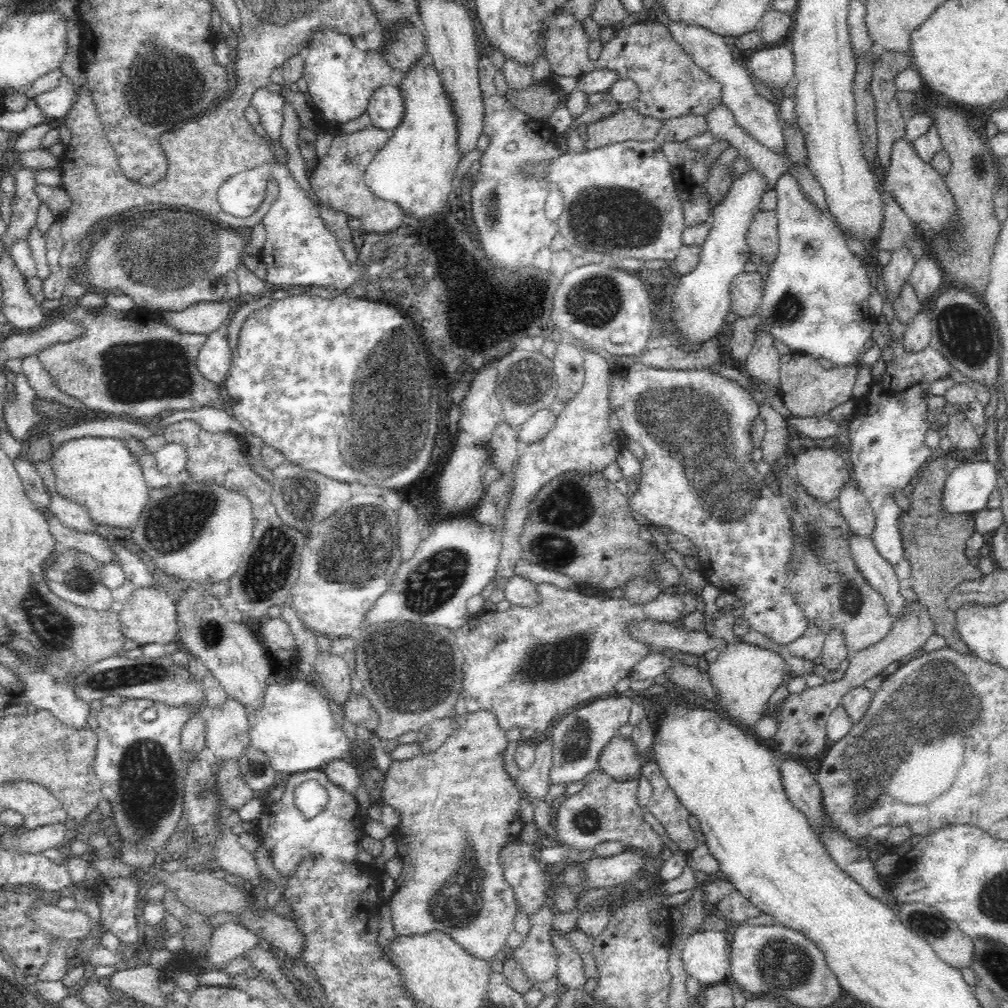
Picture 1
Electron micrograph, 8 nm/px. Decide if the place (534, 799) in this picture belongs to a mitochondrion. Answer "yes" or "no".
no

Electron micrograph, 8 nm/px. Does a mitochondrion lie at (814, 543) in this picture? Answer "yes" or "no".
yes

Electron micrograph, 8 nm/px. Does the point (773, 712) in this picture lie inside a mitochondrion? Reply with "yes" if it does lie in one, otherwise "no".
no

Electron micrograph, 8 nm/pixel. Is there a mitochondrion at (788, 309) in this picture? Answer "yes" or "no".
yes

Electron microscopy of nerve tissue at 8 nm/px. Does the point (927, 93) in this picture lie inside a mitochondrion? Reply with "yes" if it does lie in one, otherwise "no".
no

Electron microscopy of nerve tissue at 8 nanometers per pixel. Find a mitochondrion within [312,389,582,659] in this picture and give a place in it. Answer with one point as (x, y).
(437, 578)

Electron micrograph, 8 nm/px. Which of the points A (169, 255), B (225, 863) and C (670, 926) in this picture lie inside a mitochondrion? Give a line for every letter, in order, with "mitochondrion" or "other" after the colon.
A: mitochondrion
B: other
C: other

